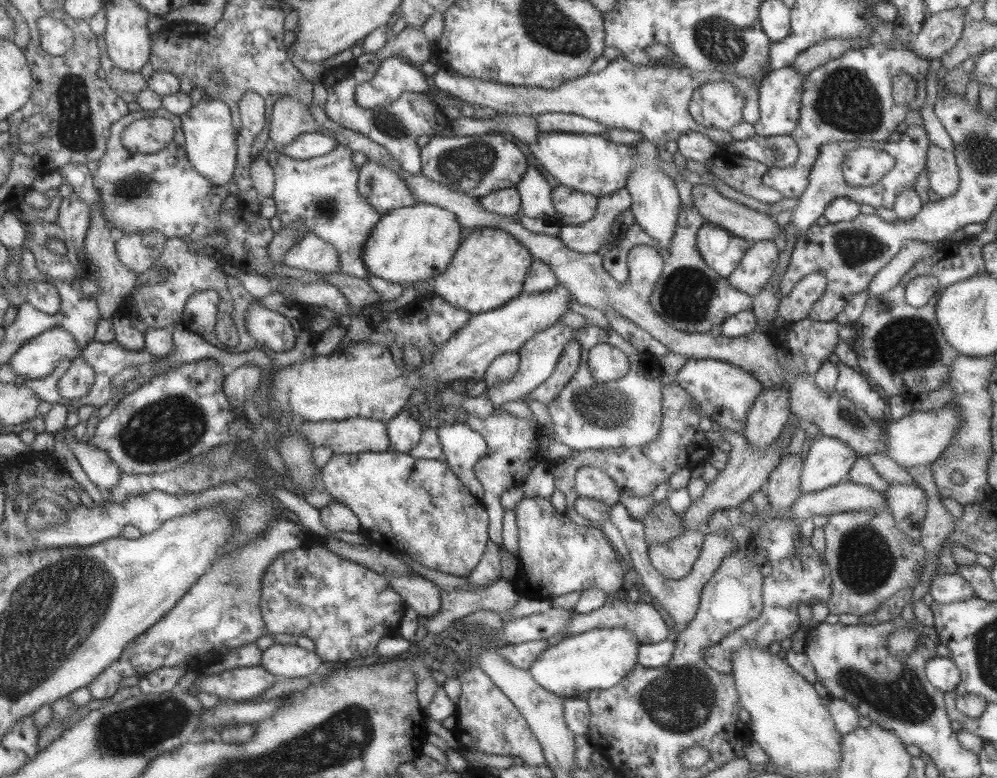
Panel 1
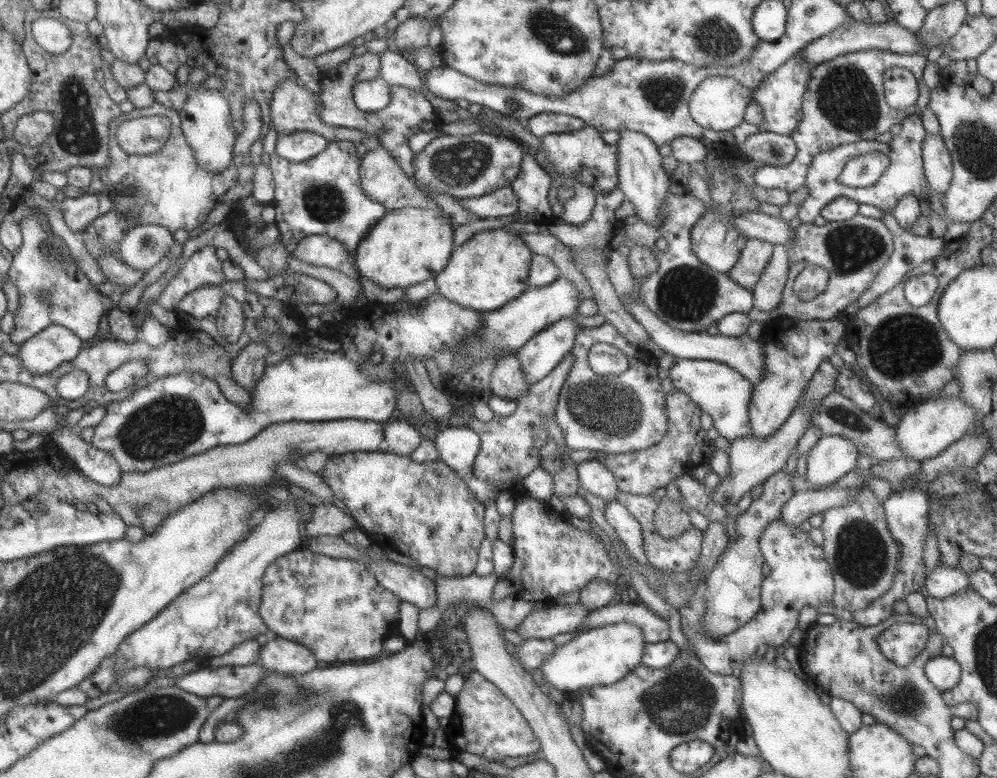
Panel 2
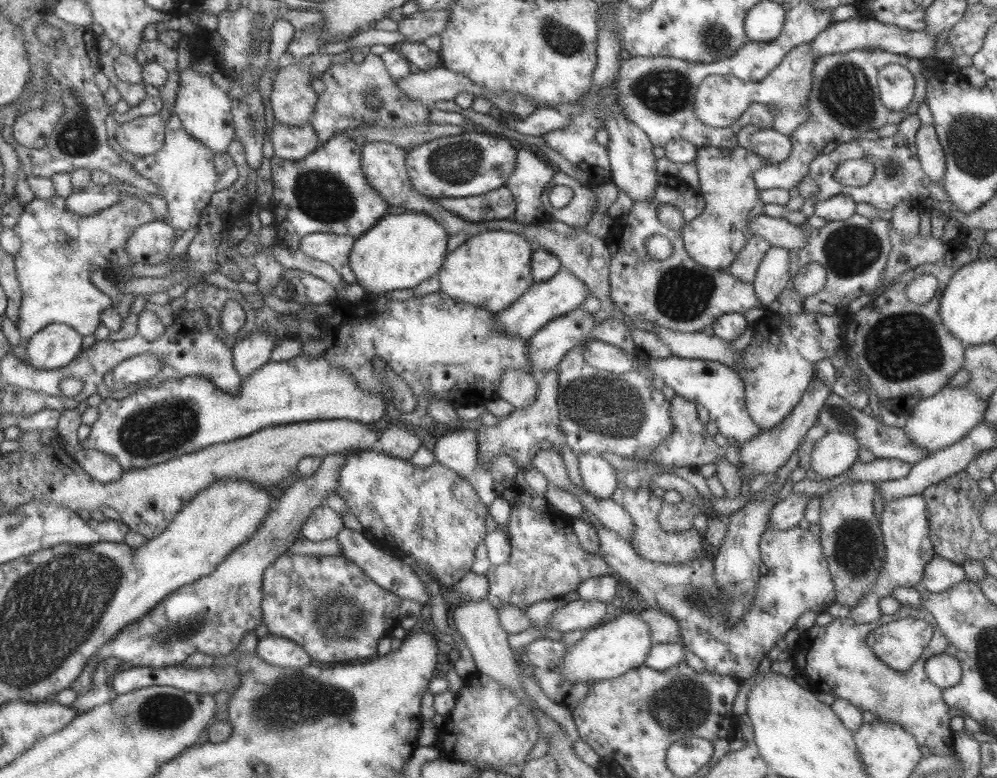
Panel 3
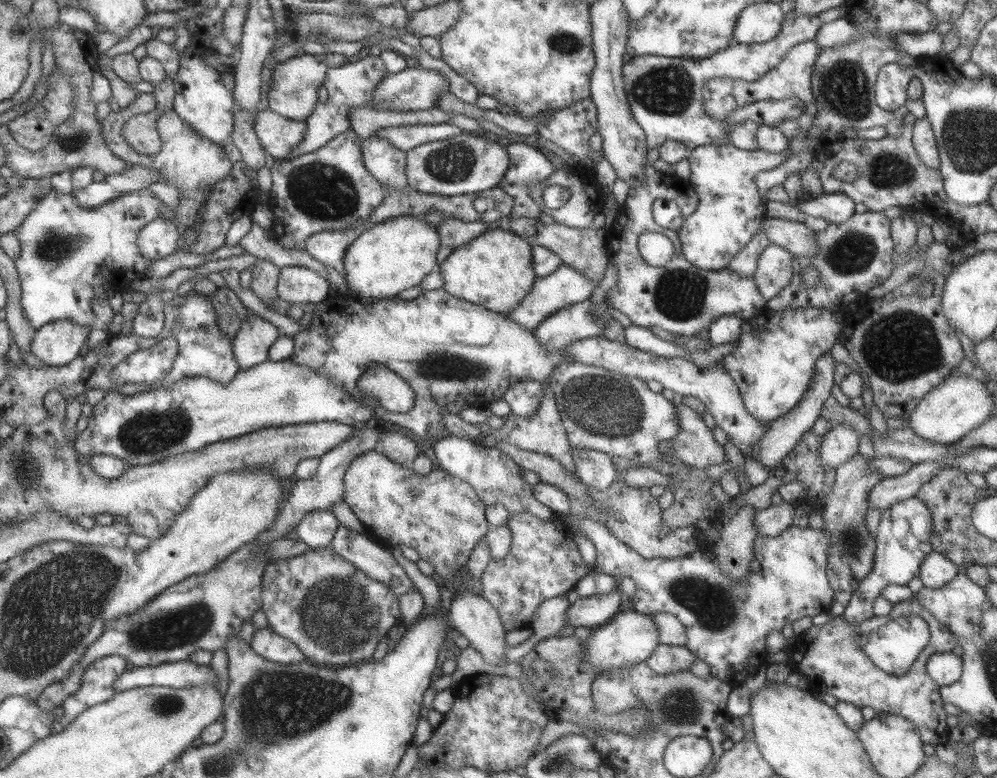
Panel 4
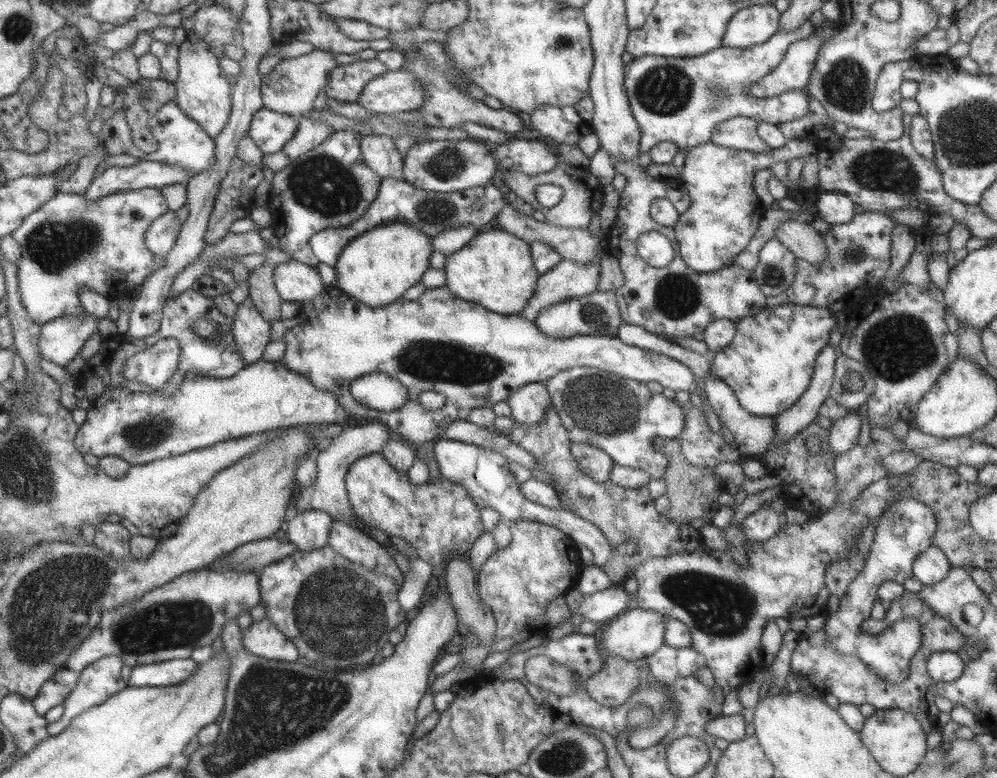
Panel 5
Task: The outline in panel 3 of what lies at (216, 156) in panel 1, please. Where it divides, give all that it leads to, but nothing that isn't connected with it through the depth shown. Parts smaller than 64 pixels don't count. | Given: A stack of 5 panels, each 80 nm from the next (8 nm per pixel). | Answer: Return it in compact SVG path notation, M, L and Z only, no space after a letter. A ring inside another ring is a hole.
M193 66L179 69L179 88L172 105L174 113L180 121L181 128L192 139L197 139L203 148L213 152L215 156L221 156L227 152L227 146L234 139L234 127L230 114L230 99L221 88L213 84L208 74L193 70Z

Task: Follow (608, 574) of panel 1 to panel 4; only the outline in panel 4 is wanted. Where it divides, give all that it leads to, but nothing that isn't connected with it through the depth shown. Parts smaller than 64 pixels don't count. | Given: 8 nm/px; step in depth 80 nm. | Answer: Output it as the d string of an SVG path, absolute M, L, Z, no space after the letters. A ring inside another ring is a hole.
M523 511L509 515L505 524L511 533L508 553L499 560L490 560L478 583L481 583L480 596L499 613L501 625L508 632L515 625L530 628L541 602L569 593L579 578L587 572L595 572L595 564L586 565L574 546L570 531L559 530L552 522Z

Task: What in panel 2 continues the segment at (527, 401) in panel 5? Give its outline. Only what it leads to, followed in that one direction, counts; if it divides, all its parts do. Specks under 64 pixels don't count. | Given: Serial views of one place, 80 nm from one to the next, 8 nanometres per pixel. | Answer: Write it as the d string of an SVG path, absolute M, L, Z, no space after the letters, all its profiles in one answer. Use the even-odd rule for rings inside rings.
M513 353L502 356L490 376L490 392L507 400L517 401L526 394L531 384L522 375L520 363Z

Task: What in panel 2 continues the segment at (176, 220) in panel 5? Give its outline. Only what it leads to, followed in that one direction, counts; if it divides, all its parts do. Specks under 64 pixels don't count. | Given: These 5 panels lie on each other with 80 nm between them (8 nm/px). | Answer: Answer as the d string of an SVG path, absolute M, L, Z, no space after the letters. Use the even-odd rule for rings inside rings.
M158 225L137 226L129 228L121 238L118 246L120 259L141 272L164 259L169 246L173 244L171 231Z

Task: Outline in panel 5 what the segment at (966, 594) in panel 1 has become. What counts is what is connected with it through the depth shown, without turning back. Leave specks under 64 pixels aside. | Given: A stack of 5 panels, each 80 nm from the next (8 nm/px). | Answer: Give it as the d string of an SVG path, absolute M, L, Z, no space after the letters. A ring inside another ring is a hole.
M929 546L920 552L913 560L913 579L918 580L925 586L931 586L935 582L943 581L949 574L950 563L936 546Z

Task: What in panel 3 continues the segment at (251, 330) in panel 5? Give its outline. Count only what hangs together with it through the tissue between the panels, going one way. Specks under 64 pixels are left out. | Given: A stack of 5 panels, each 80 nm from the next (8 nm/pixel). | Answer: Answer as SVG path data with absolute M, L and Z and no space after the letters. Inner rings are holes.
M256 330L232 346L233 368L241 379L270 361L275 342L276 336L271 331Z

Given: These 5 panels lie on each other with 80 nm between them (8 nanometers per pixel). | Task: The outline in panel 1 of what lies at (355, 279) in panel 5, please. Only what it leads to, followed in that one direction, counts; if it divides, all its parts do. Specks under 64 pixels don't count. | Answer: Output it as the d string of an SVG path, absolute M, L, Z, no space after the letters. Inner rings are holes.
M416 202L411 206L394 208L380 216L379 222L367 237L362 248L363 266L369 275L382 278L391 284L400 284L403 289L412 286L414 282L432 280L451 262L451 257L461 242L460 228L454 214L432 204Z

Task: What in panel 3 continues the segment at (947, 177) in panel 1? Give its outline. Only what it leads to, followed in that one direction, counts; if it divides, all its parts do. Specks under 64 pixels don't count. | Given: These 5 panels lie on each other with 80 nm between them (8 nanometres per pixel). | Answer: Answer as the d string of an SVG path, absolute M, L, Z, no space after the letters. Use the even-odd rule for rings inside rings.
M921 124L915 134L915 149L921 170L925 172L932 181L942 182L945 174L945 156L943 147L939 145L935 130L932 126Z

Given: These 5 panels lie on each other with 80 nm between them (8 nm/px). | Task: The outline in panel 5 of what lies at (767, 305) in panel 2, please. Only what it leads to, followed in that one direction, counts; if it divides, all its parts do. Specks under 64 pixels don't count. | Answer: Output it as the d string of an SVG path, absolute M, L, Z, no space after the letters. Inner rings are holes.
M771 238L759 249L752 274L765 296L781 294L794 282L796 258L779 241Z

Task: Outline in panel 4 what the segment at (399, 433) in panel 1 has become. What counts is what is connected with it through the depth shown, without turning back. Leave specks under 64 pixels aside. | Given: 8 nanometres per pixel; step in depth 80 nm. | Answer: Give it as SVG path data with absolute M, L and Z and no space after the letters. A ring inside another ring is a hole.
M393 432L383 434L374 450L383 453L391 462L401 466L411 466L420 450L417 446L423 445L413 441L409 436Z

